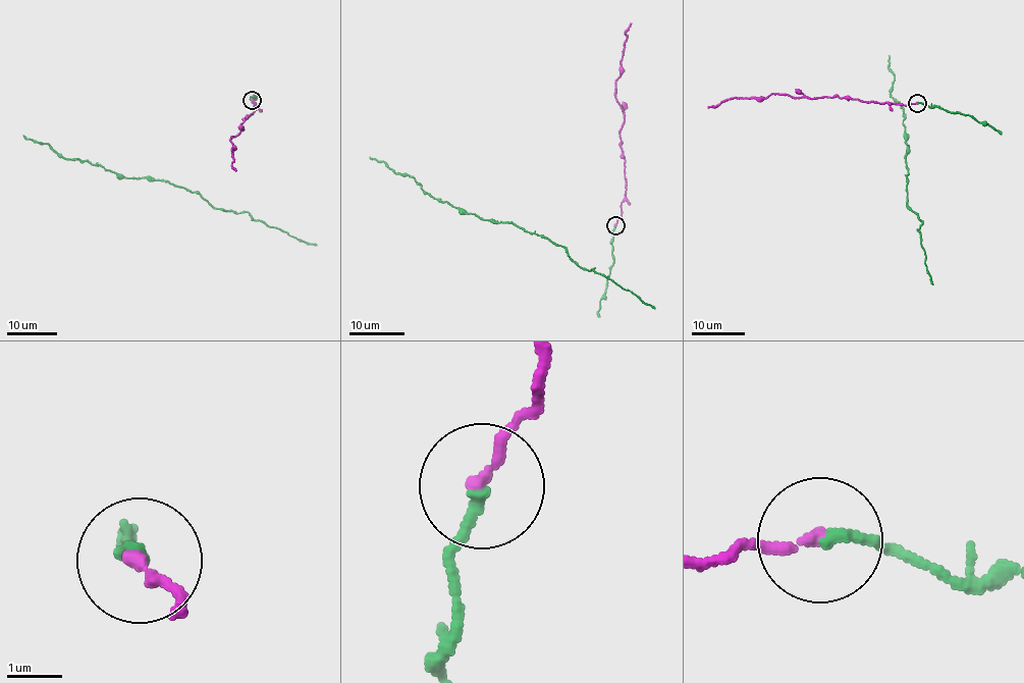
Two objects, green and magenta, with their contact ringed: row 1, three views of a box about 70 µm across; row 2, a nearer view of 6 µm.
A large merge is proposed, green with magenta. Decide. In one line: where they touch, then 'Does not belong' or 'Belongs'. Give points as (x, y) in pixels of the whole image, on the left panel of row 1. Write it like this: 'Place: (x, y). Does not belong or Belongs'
Place: (252, 100). Belongs

